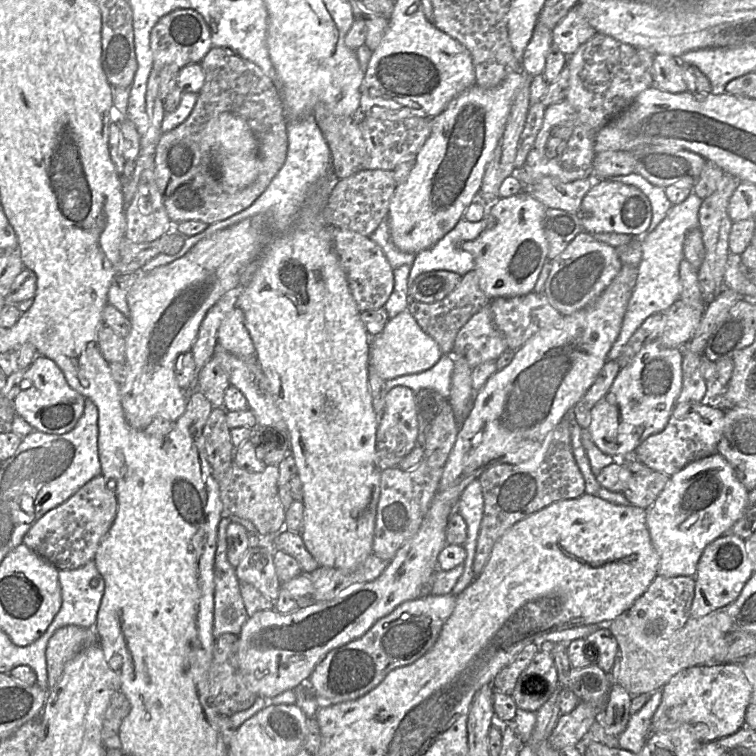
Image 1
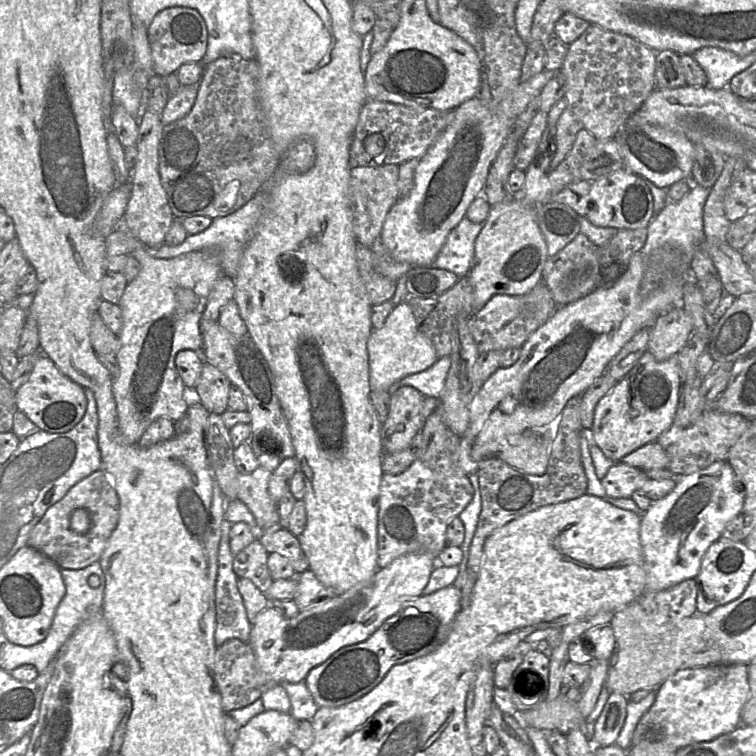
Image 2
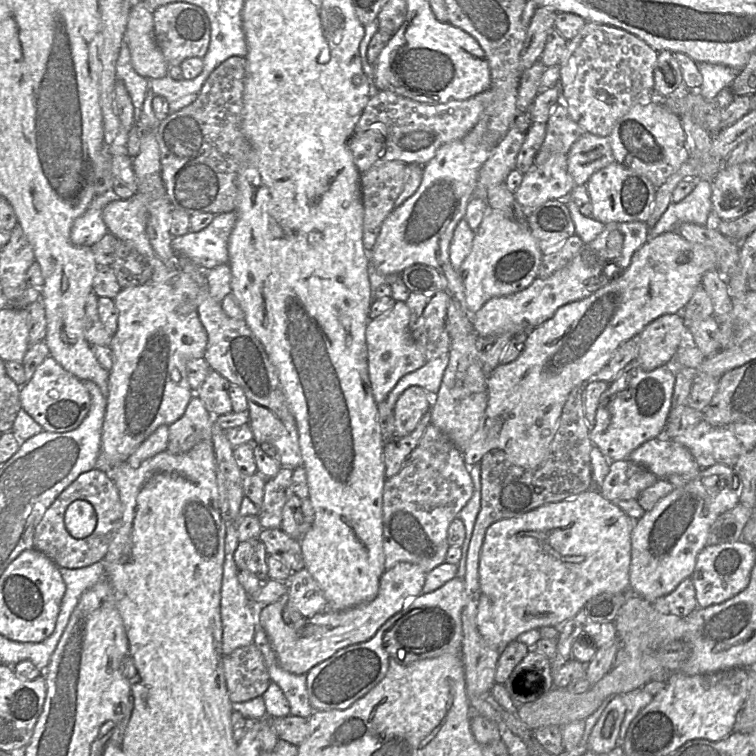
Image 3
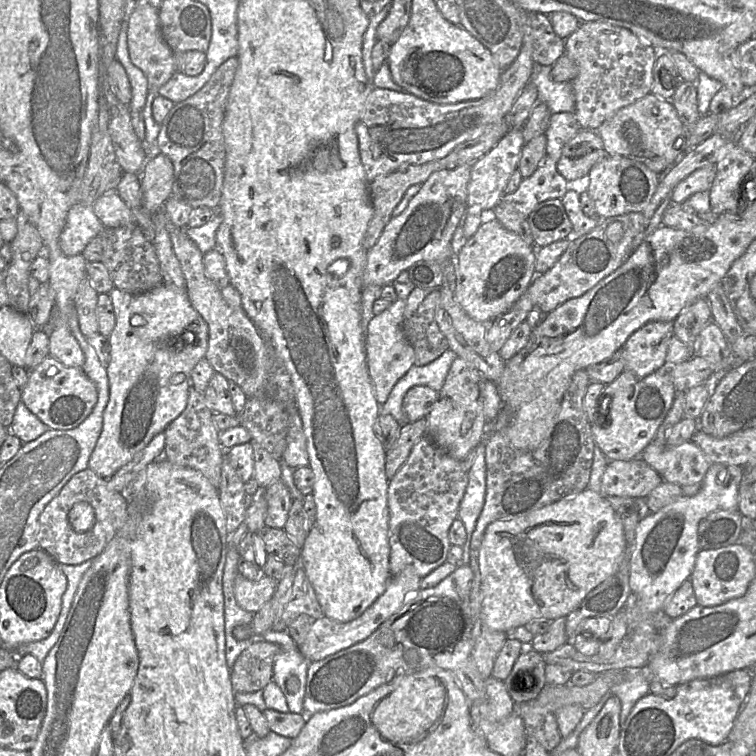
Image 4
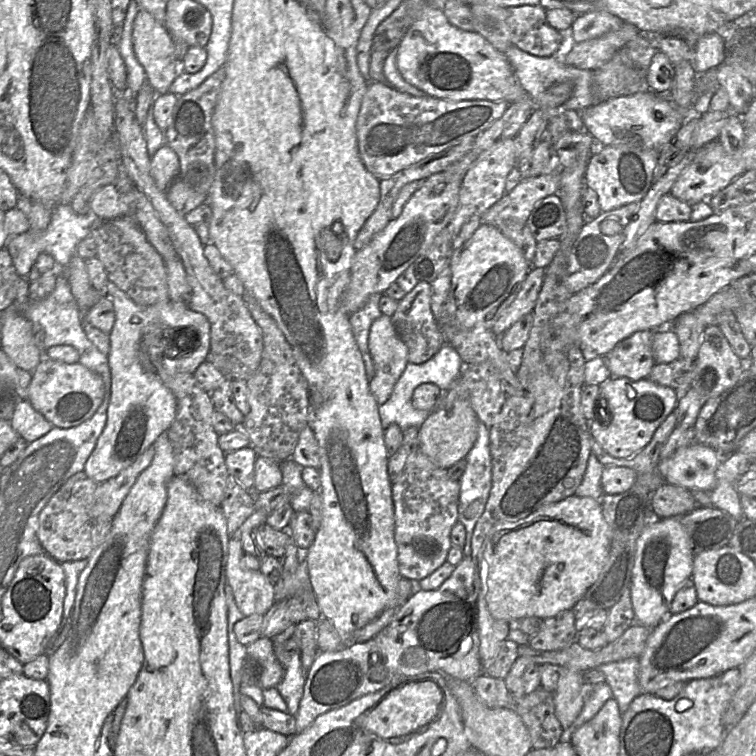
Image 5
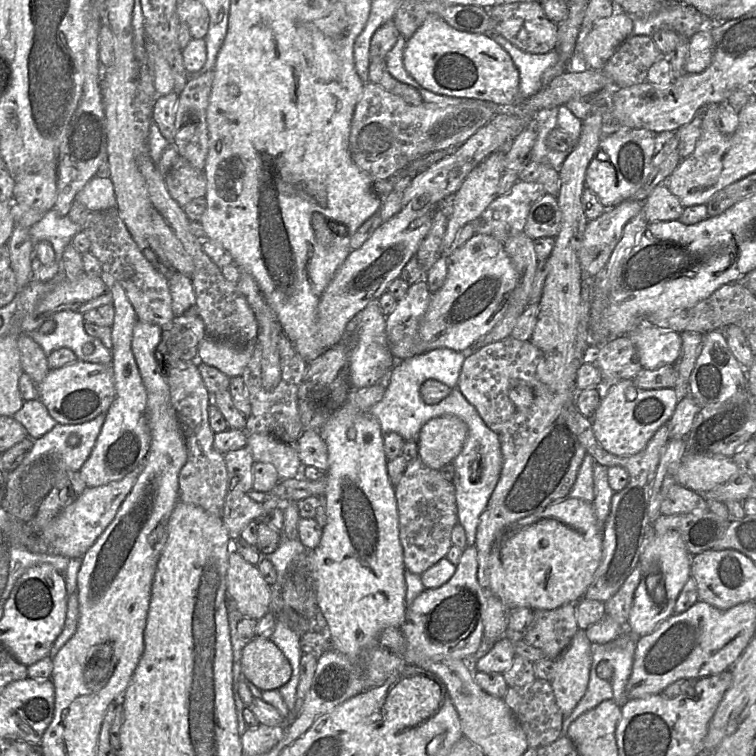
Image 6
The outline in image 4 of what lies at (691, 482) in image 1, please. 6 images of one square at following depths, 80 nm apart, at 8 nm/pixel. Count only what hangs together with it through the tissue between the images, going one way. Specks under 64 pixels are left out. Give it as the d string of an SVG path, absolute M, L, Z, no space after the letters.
M711 464L701 483L699 492L694 496L681 496L656 513L651 513L640 520L634 539L634 547L630 553L629 586L640 604L648 613L663 611L668 599L688 579L694 570L698 544L698 525L708 514L717 510L738 509L739 486L744 474L744 468L738 465Z

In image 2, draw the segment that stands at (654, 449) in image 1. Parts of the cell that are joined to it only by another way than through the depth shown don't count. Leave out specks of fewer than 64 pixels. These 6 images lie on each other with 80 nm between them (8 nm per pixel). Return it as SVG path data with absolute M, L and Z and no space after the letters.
M708 407L688 427L671 425L656 442L668 455L667 470L677 476L688 475L710 466L716 461L727 461L730 448L737 442L748 426L749 420L742 415L724 413Z

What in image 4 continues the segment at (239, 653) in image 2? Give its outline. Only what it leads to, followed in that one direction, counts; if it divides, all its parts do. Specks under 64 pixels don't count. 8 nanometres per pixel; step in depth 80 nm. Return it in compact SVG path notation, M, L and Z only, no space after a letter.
M256 639L230 669L232 690L235 693L263 690L273 681L274 656L280 650L277 644Z

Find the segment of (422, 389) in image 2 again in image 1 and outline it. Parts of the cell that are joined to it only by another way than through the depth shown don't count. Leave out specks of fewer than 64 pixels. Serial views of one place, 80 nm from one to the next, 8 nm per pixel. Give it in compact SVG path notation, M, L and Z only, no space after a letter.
M442 355L439 361L430 369L423 372L407 374L385 381L386 390L396 386L406 386L415 393L429 388L437 391L445 399L449 398L451 379L454 369L453 355Z

